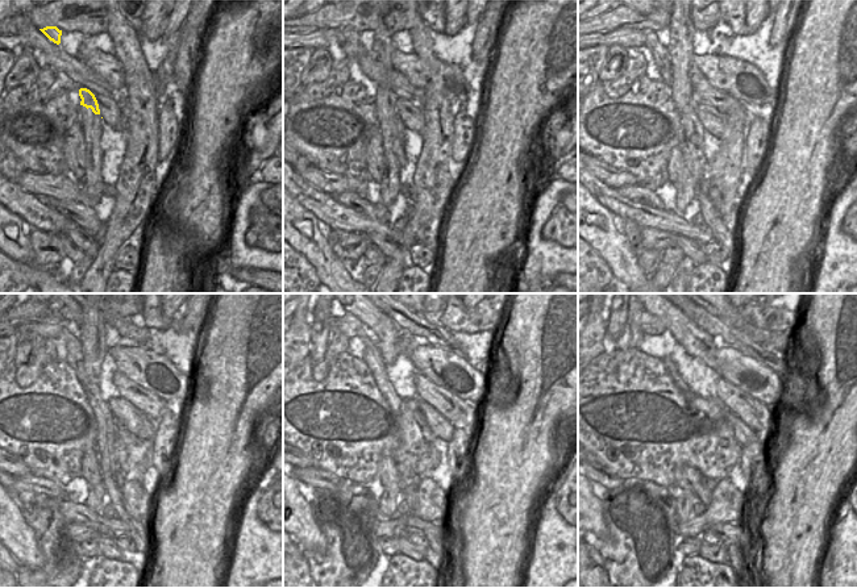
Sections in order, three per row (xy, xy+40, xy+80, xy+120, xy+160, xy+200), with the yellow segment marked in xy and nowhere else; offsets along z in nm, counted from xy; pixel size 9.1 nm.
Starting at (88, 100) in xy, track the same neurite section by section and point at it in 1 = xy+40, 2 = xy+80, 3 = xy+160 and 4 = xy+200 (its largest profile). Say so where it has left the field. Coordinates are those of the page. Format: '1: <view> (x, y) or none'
1: xy+40 (386, 98)
2: xy+80 (682, 98)
3: xy+160 (373, 358)
4: xy+200 (670, 366)

